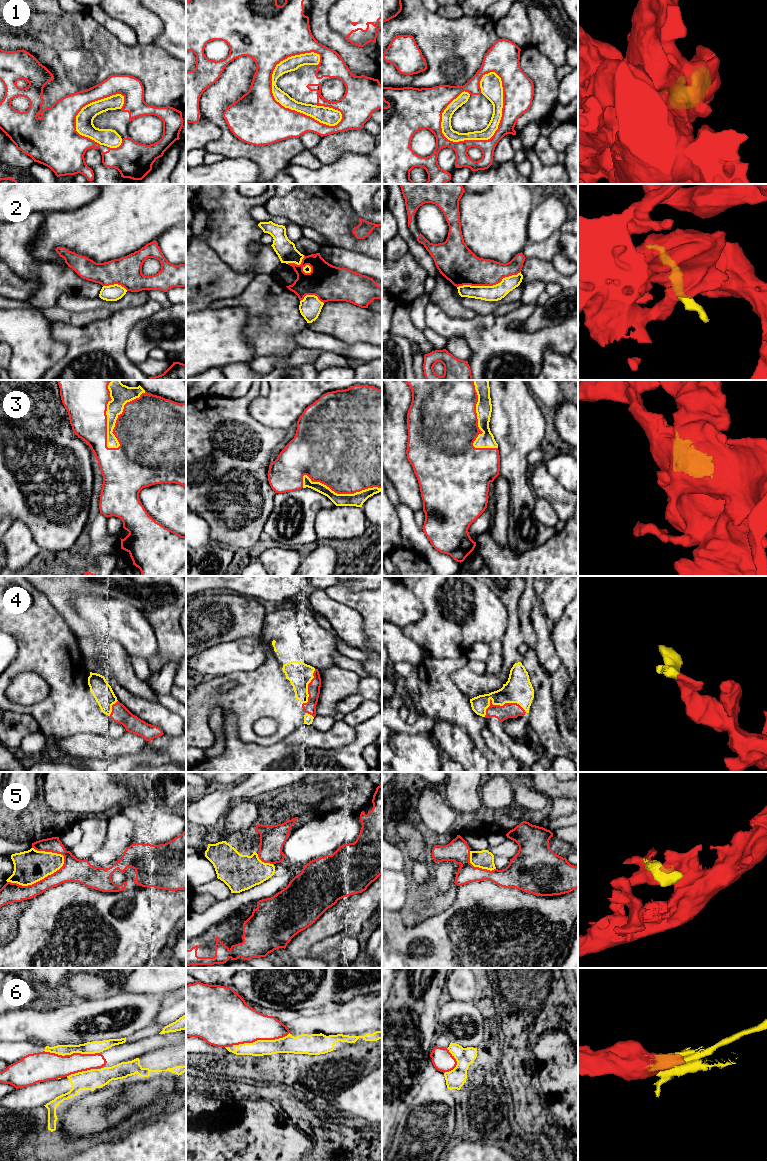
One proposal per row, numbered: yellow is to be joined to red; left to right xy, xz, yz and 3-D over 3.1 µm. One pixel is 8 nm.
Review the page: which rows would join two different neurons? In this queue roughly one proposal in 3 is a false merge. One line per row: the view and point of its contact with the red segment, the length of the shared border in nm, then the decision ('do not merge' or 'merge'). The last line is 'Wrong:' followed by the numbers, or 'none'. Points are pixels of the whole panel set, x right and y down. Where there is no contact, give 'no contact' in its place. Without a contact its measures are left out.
1: yz (498, 125) | 650 nm | do not merge
2: yz (488, 285) | 550 nm | do not merge
3: xy (116, 420) | 550 nm | merge
4: yz (503, 705) | 340 nm | merge
5: xy (40, 880) | 500 nm | do not merge
6: xz (261, 1039) | 480 nm | do not merge
Wrong: 1, 2, 5, 6

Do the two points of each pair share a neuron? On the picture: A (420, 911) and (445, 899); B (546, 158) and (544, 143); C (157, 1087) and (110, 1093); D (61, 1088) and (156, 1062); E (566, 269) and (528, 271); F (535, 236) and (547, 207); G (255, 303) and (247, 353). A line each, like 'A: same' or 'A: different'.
A: same
B: same
C: same
D: same
E: different
F: same
G: different

